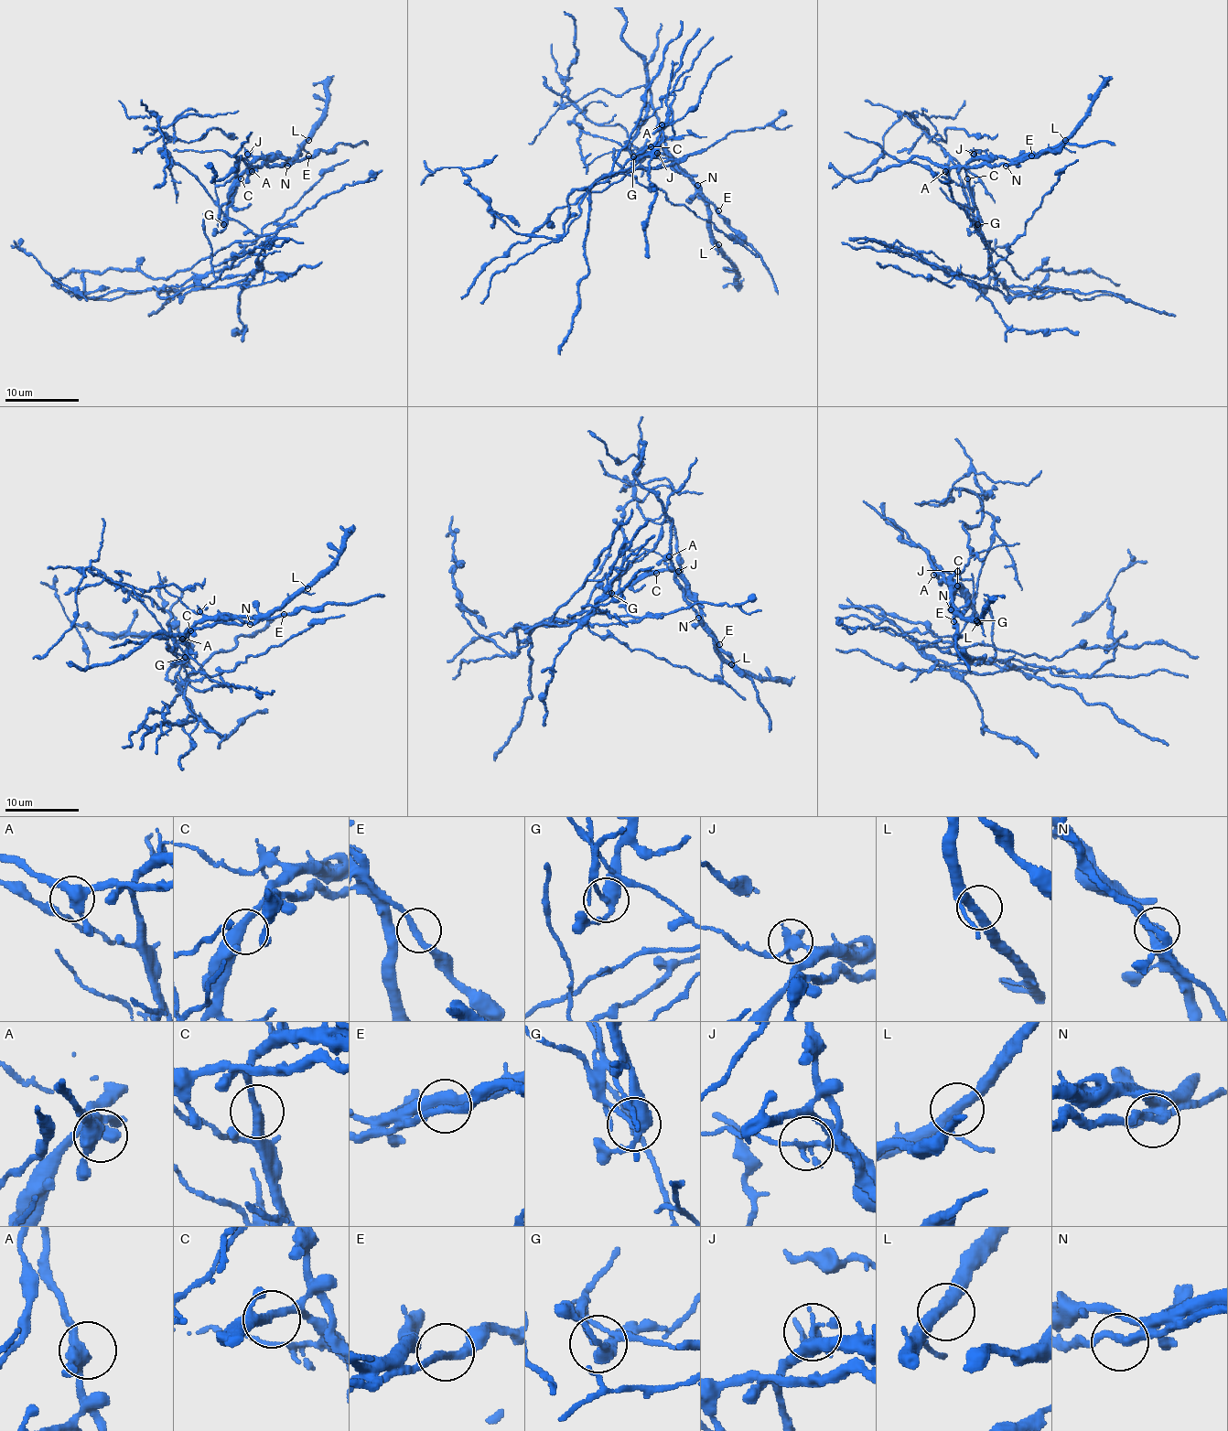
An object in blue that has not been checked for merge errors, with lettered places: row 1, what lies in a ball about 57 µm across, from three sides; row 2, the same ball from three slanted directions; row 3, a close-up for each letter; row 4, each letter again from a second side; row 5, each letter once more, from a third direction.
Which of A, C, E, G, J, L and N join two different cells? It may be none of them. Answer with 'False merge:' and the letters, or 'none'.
False merge: G, J

